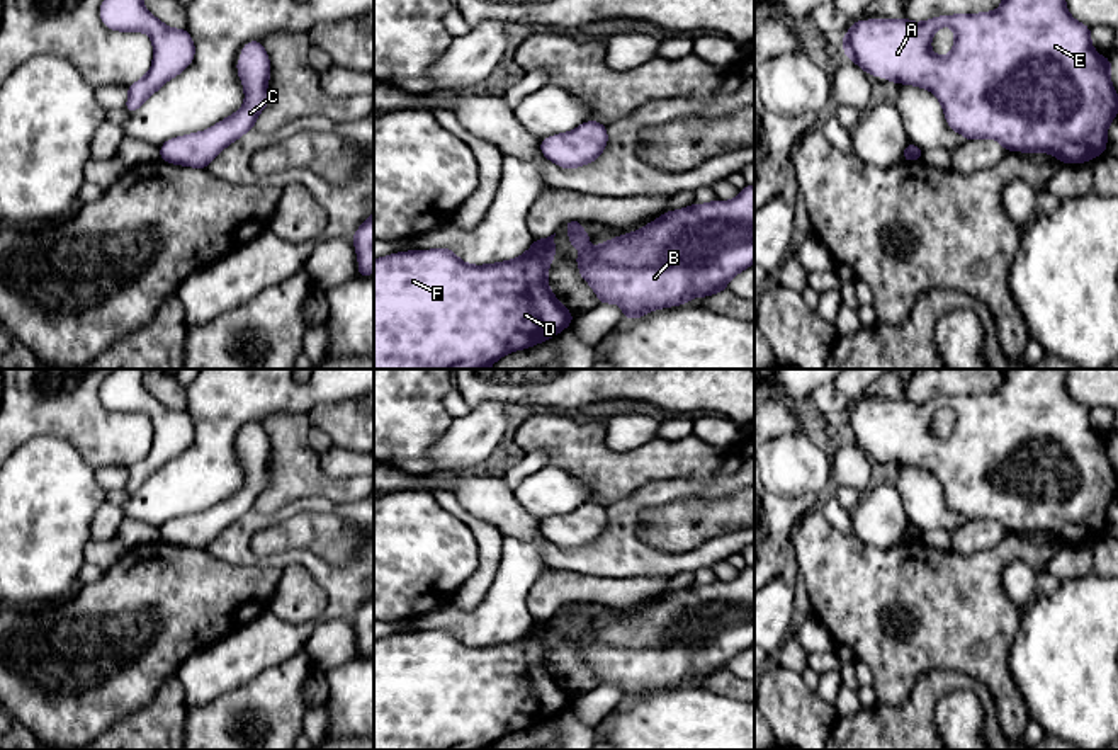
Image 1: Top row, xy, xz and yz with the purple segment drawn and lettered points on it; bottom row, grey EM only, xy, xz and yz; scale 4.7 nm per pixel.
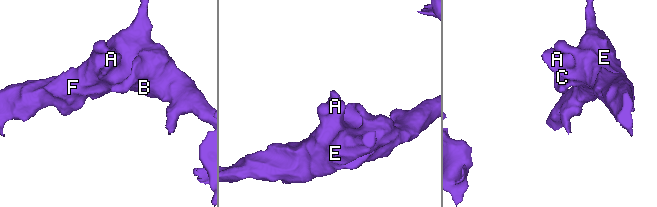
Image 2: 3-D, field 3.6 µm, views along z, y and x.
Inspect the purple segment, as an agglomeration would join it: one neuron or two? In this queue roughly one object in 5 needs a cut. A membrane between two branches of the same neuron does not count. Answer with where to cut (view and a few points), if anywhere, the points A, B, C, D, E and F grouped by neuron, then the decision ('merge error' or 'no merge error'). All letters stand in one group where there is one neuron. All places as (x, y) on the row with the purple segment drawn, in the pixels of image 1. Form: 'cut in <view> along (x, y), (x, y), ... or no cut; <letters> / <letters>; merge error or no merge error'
no cut; A B C D E F; no merge error

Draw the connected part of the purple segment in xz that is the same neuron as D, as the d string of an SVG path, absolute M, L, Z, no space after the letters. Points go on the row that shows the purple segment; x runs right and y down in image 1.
M554 235L539 238L520 257L472 265L450 248L399 252L374 259L374 369L489 369L503 355L552 338L574 318L552 294L547 270L557 253Z

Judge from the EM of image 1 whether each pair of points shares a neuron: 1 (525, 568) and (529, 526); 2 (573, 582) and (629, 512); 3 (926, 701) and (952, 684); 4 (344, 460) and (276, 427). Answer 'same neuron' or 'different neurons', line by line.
1: different neurons
2: different neurons
3: same neuron
4: different neurons

